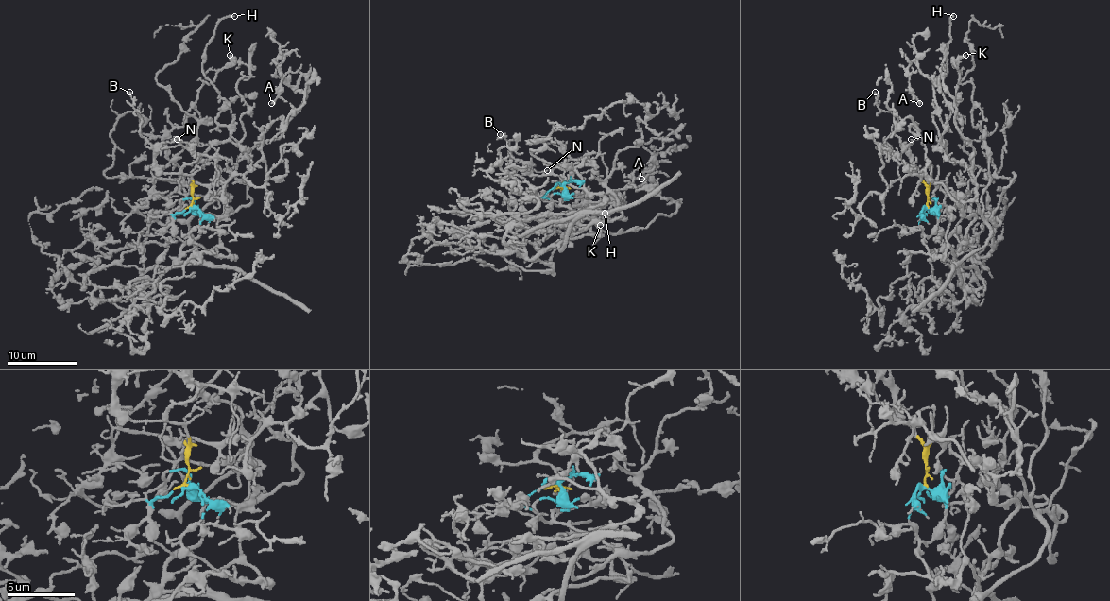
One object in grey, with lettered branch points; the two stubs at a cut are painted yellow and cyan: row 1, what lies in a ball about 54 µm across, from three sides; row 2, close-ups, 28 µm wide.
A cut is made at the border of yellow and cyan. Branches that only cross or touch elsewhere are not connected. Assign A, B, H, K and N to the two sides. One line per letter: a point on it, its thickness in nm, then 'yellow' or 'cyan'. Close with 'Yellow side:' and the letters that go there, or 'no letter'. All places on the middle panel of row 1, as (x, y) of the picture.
A: place (641, 179); calibre 170 nm; cyan
B: place (500, 134); calibre 140 nm; yellow
H: place (605, 213); calibre 180 nm; cyan
K: place (600, 225); calibre 280 nm; cyan
N: place (547, 170); calibre 130 nm; yellow
Yellow side: B, N

